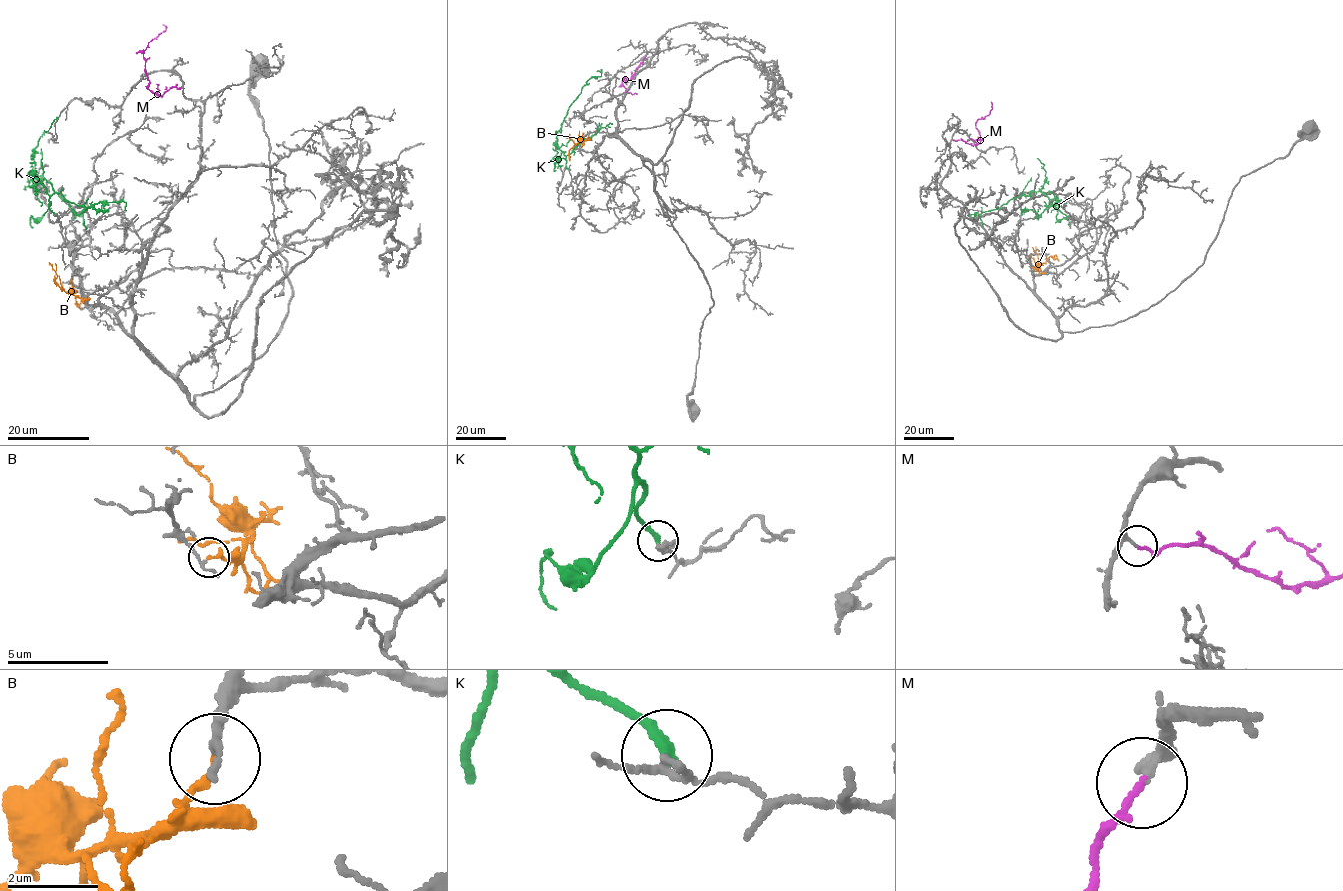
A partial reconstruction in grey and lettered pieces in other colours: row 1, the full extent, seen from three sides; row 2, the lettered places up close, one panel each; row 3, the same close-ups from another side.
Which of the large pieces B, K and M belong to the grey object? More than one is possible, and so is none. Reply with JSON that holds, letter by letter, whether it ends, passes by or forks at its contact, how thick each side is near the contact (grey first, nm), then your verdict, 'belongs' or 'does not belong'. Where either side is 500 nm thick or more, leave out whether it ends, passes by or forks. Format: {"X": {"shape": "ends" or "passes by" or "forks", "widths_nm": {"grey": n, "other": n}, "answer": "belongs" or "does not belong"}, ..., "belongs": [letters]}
{"B": {"shape": "ends", "widths_nm": {"grey": 110, "other": 200}, "answer": "does not belong"}, "K": {"shape": "ends", "widths_nm": {"grey": 170, "other": 280}, "answer": "does not belong"}, "M": {"shape": "ends", "widths_nm": {"grey": 130, "other": 140}, "answer": "belongs"}, "belongs": ["M"]}

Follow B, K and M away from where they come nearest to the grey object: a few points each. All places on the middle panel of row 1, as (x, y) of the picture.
B: (588, 136), (573, 146), (568, 157)
K: (568, 169), (565, 156), (556, 144), (557, 131), (582, 88), (591, 78), (601, 75), (596, 71)
M: (646, 55), (632, 78), (626, 83), (624, 78), (622, 80), (626, 91), (634, 93)

